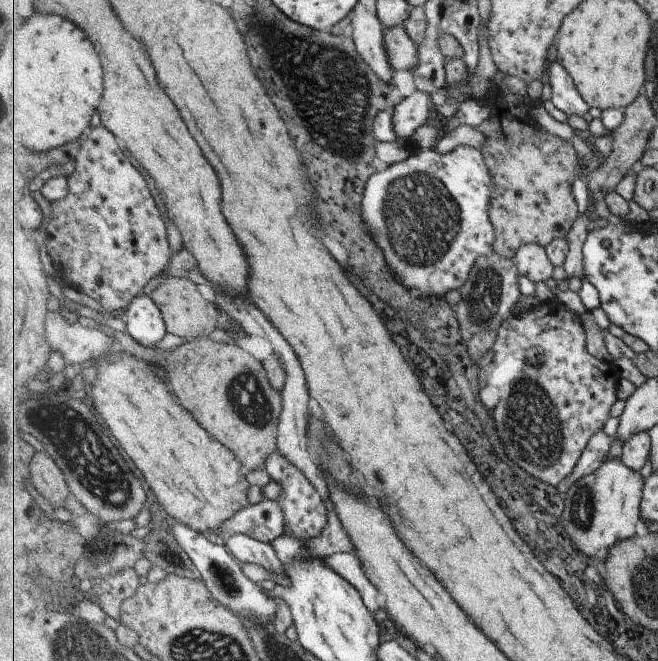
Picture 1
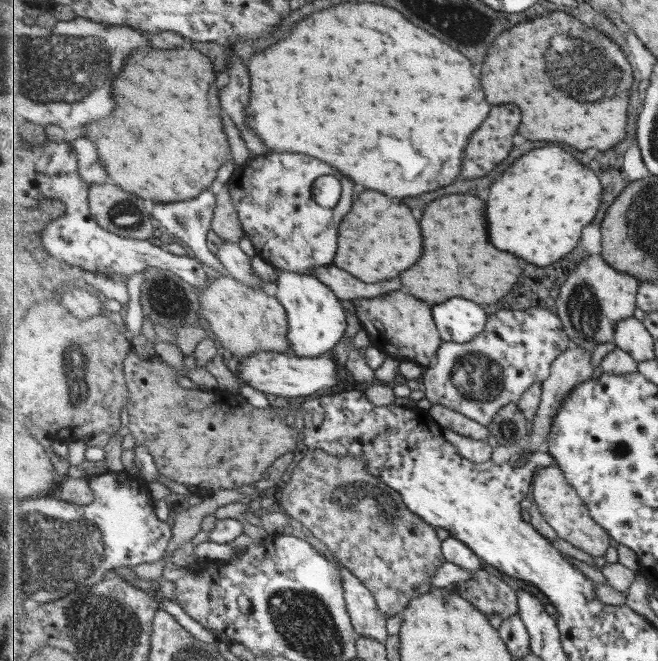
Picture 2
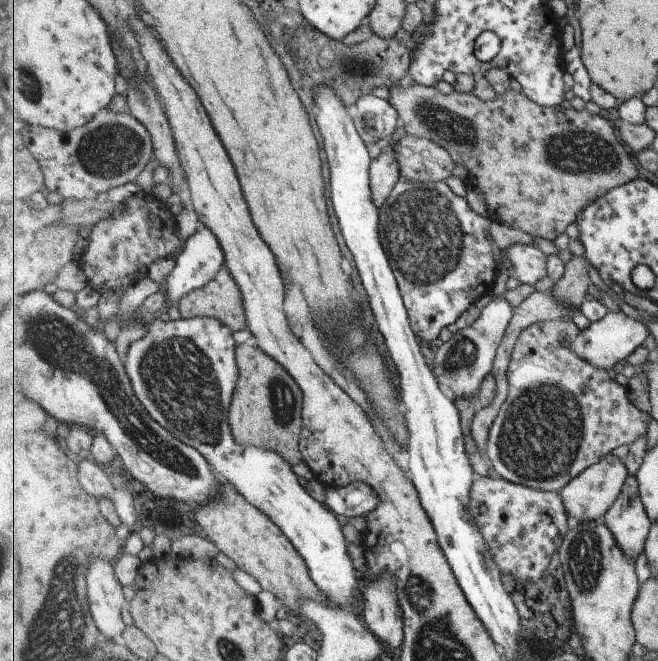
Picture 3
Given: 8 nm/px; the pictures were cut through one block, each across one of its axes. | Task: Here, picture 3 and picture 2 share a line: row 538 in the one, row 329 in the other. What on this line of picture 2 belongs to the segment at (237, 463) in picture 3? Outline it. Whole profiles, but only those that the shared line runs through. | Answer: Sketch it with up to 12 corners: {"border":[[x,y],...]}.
{"border":[[275,267],[291,354],[327,355],[347,314],[315,275]]}

